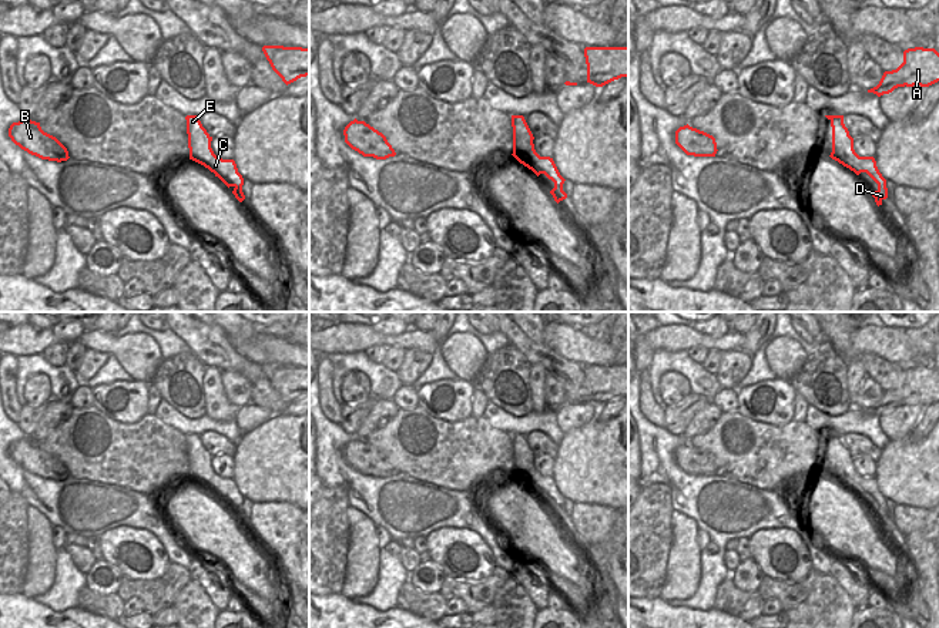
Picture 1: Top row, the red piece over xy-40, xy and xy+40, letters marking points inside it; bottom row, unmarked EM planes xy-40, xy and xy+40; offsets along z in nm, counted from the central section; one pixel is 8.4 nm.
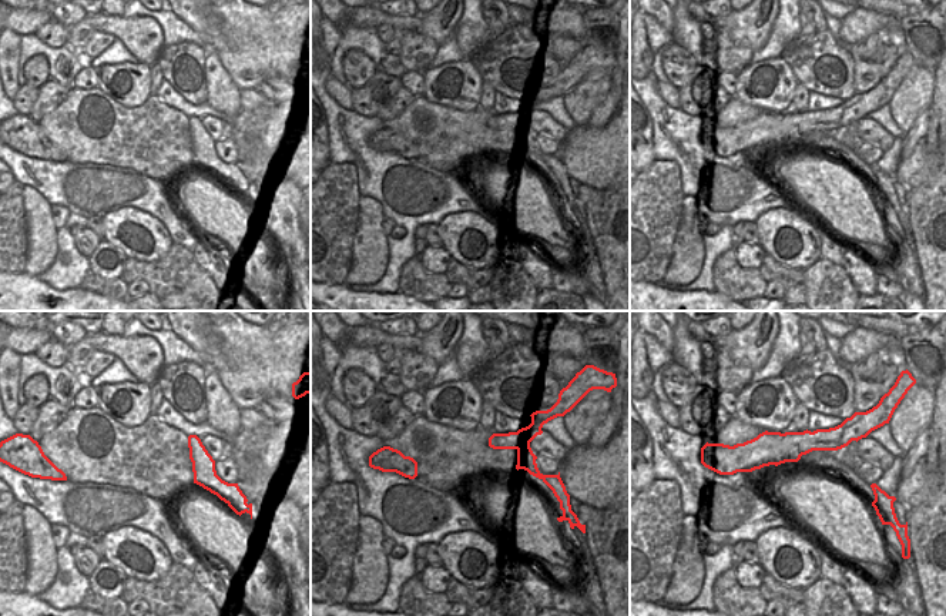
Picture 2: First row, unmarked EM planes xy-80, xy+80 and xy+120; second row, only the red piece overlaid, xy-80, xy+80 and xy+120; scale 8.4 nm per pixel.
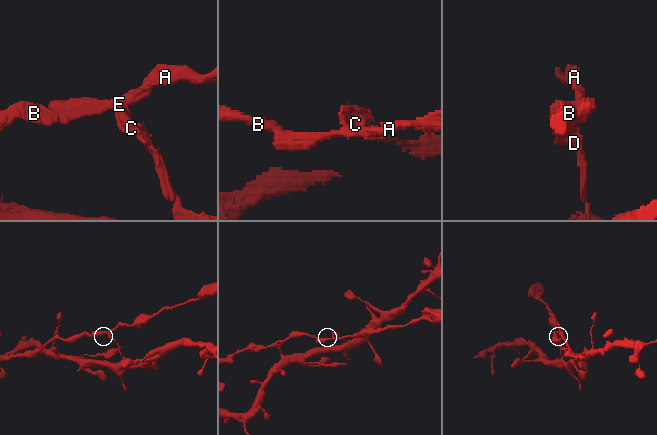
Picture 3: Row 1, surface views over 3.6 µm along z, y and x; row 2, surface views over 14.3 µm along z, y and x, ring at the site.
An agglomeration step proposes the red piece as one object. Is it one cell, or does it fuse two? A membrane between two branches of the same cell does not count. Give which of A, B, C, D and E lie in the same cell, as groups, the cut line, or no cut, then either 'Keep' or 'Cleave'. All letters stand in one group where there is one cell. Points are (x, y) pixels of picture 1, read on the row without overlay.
Groups: A B / C D E. Split along xy+40 (842, 435), (831, 440). Cleave

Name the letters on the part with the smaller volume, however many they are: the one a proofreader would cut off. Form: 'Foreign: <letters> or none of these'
Foreign: A, B

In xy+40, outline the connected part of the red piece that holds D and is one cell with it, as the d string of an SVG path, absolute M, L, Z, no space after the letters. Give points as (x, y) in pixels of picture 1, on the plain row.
M844 436L838 440L831 440L832 446L832 471L831 477L854 490L856 494L866 491L876 503L878 508L871 514L875 517L876 524L888 517L886 498L882 496L876 486L873 476L859 476L854 469L854 457L849 454L844 443Z

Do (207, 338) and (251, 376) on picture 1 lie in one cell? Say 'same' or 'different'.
same

